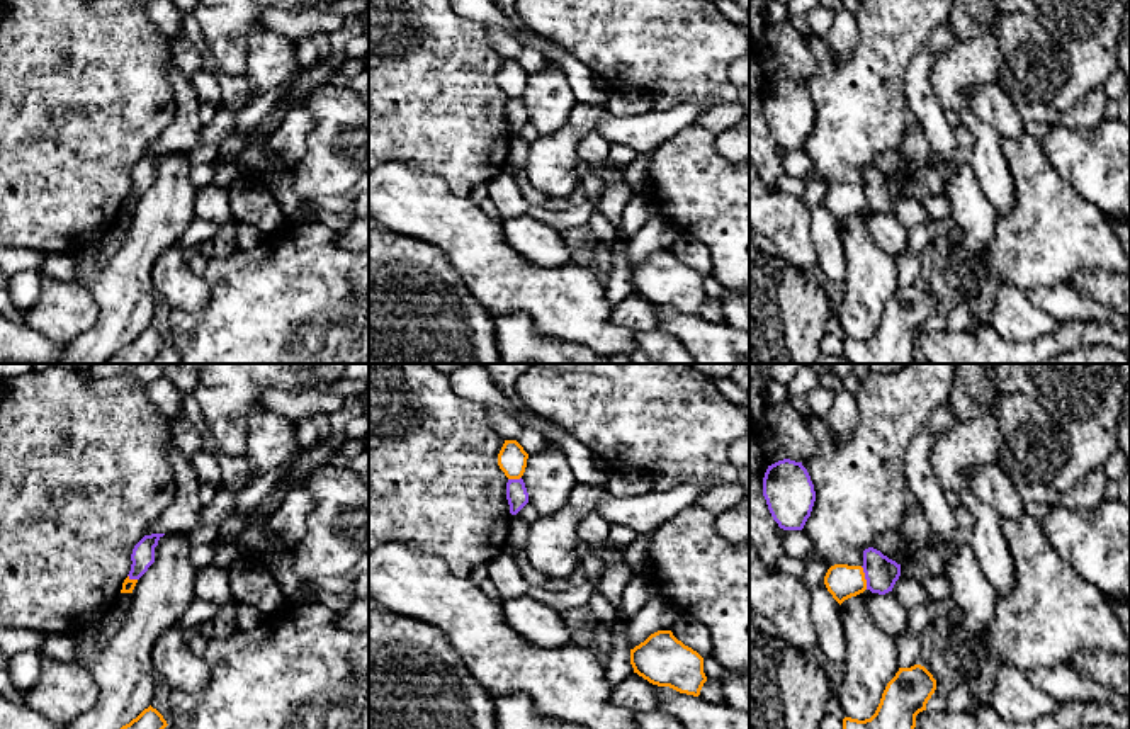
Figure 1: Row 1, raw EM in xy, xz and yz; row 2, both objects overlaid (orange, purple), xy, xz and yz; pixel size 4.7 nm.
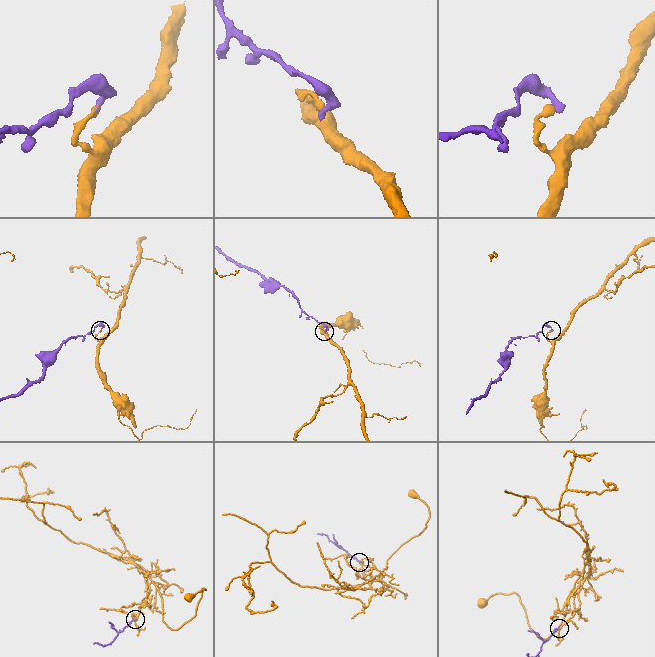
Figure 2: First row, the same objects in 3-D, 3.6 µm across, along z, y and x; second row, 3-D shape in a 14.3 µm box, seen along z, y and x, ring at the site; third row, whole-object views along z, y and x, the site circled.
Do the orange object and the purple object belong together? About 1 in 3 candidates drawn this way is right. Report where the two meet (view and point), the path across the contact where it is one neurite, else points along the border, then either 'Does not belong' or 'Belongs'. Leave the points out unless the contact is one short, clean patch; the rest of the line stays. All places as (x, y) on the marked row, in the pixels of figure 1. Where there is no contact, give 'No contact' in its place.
Touches orange at yz (864, 578). Boundary: yz (860, 566), (867, 588). Does not belong

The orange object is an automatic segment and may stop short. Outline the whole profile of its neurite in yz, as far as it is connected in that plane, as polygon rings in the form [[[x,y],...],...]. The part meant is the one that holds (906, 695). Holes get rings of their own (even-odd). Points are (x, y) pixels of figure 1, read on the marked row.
[[[921,664],[899,668],[887,683],[880,704],[870,719],[843,719],[843,729],[914,729],[916,715],[936,690],[936,680]]]

